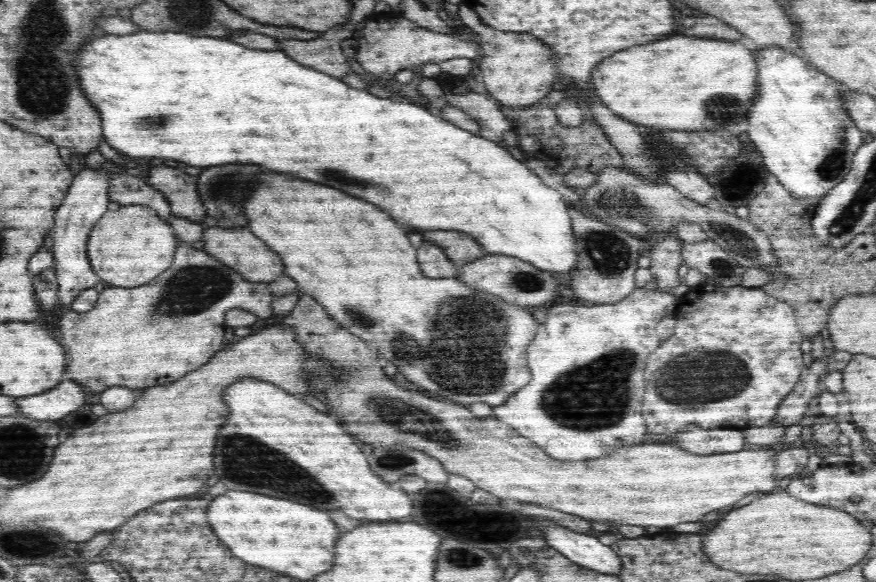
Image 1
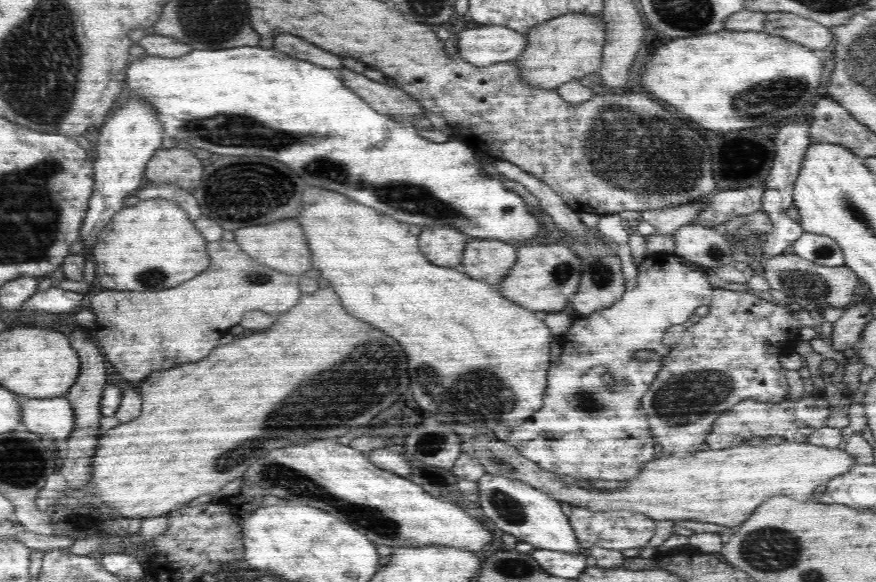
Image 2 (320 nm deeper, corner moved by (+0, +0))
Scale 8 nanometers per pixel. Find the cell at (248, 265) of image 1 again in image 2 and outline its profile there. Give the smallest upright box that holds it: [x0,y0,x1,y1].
[234,218,312,276]

